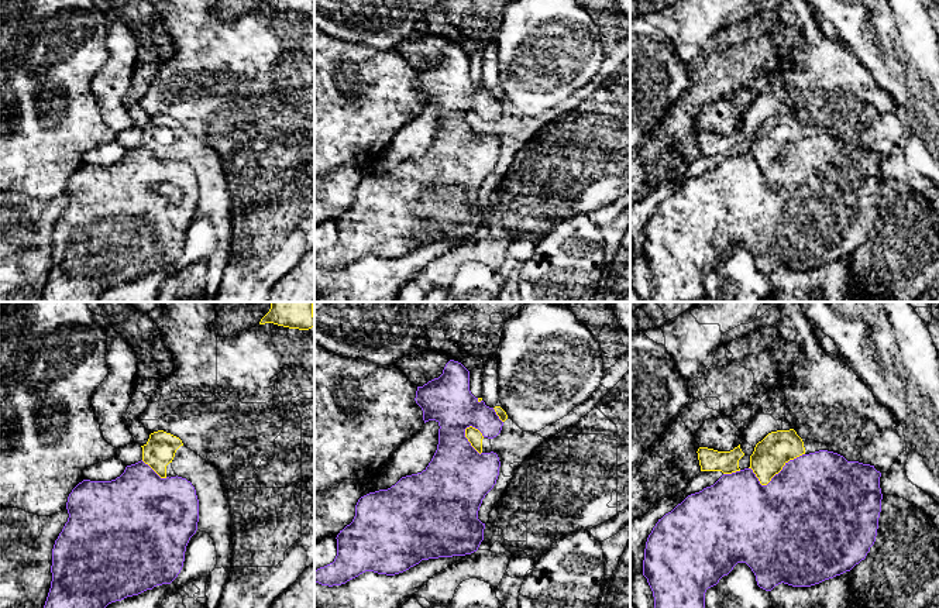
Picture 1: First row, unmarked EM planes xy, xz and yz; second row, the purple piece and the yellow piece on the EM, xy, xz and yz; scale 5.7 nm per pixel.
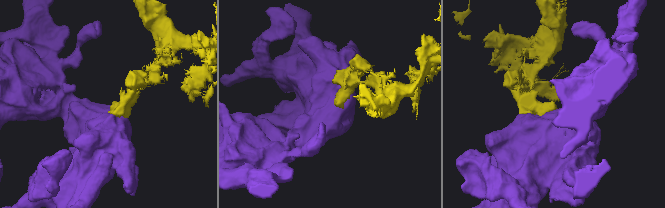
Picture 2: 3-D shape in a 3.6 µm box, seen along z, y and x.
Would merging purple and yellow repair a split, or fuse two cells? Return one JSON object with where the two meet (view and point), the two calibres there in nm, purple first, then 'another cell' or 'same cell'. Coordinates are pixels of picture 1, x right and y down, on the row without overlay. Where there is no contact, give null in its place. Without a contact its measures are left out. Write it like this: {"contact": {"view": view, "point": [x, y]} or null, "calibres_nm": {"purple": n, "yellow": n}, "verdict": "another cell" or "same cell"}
{"contact": {"view": "yz", "point": [774, 160]}, "calibres_nm": {"purple": 500, "yellow": 200}, "verdict": "same cell"}

